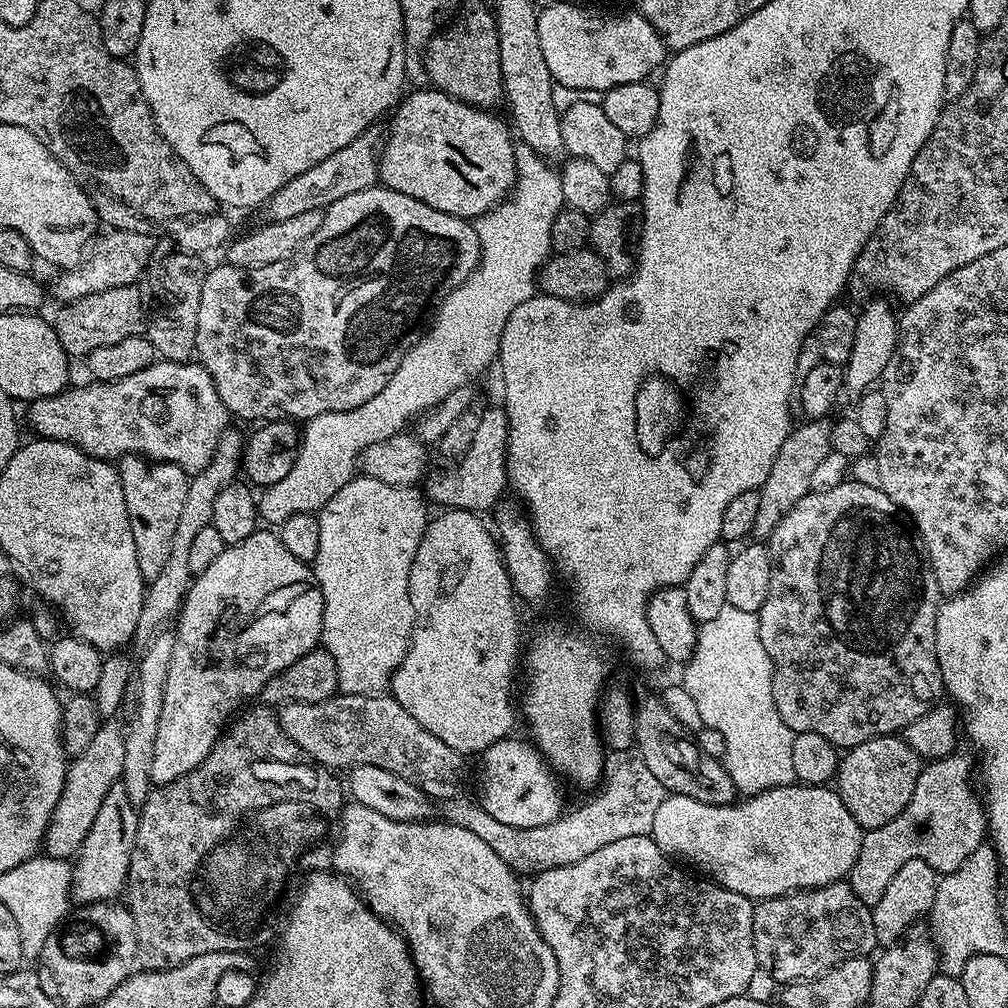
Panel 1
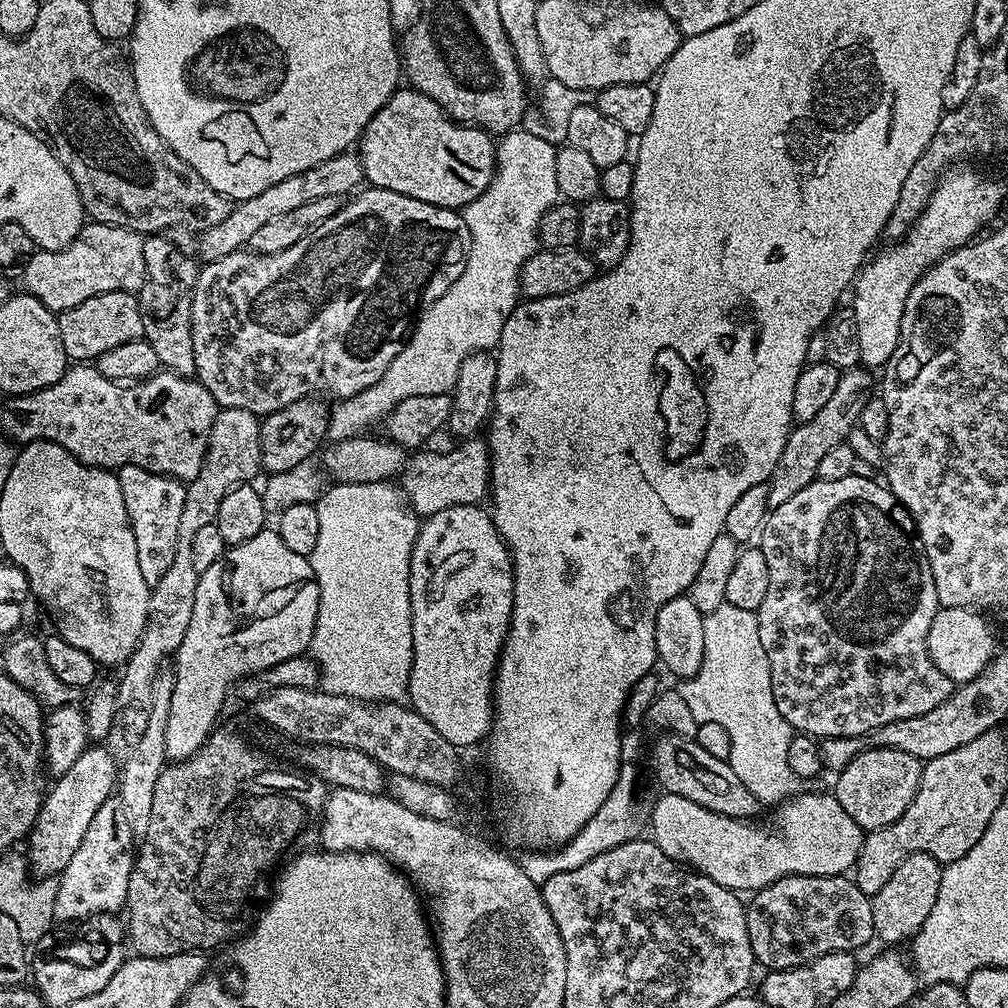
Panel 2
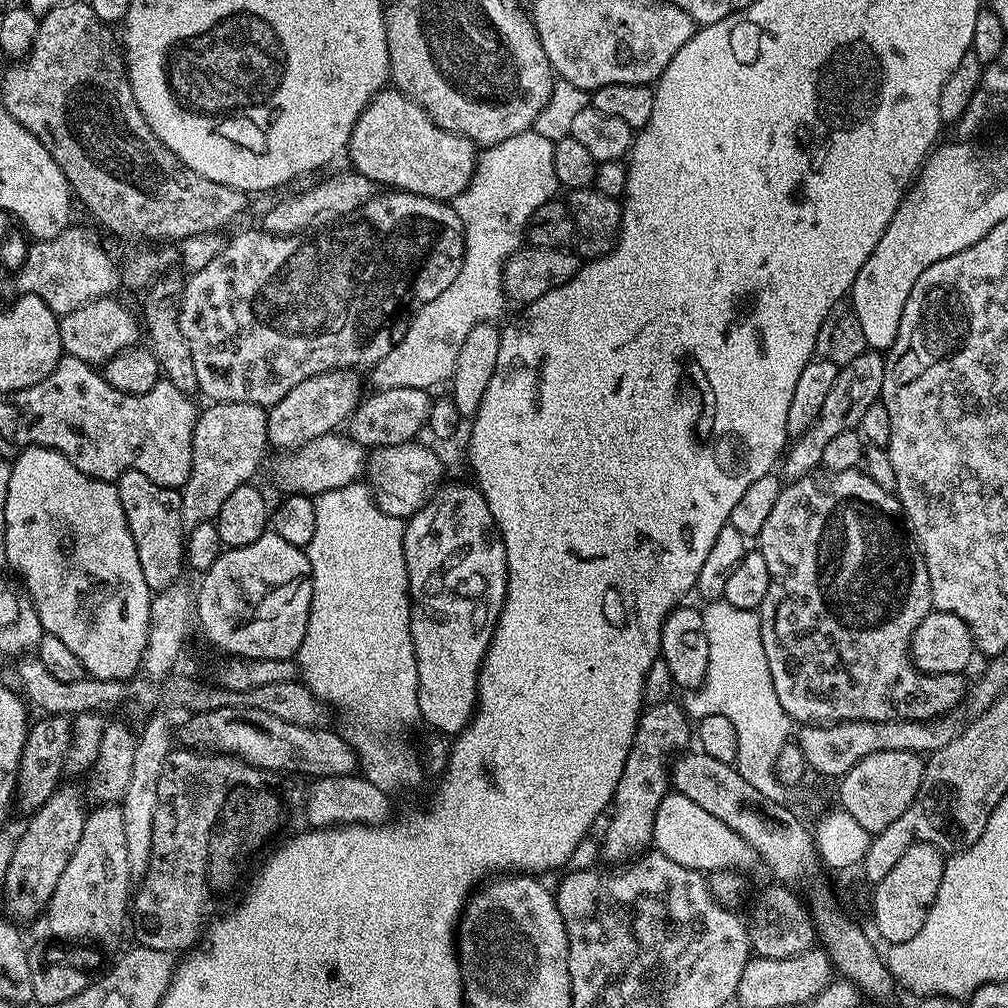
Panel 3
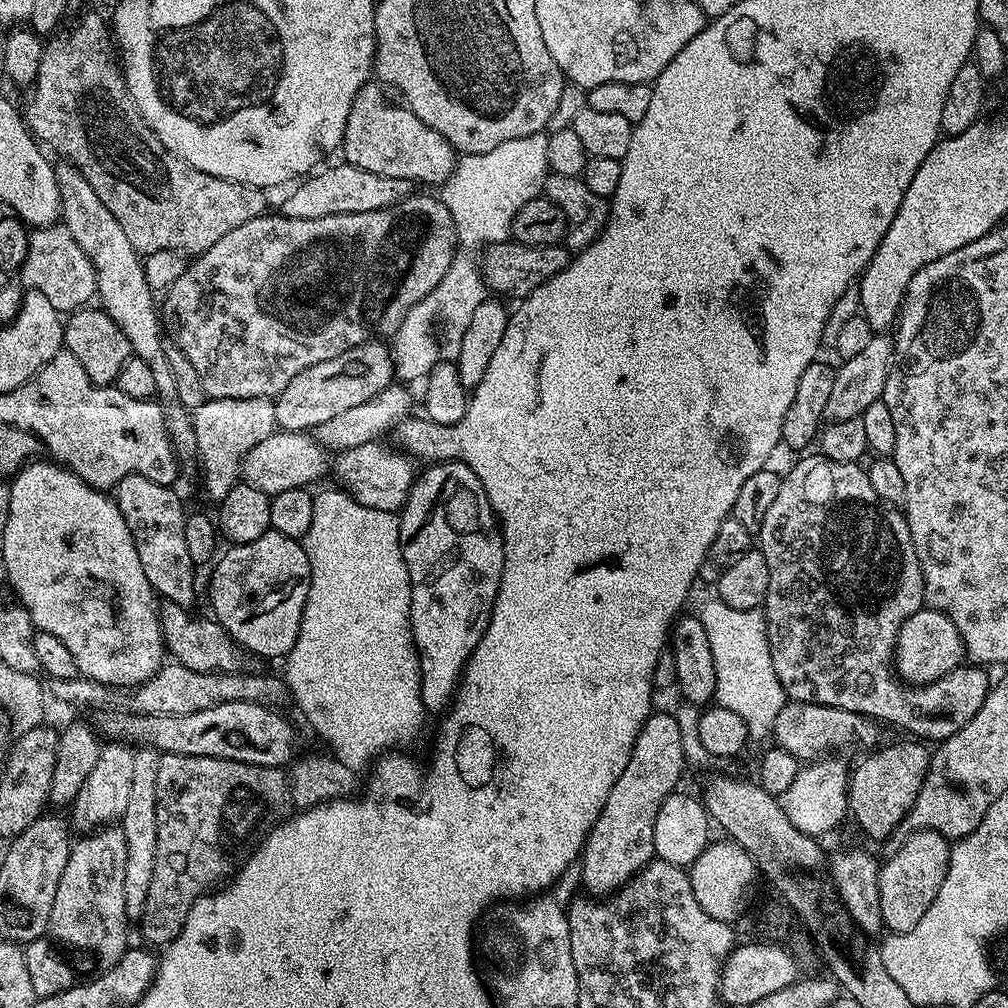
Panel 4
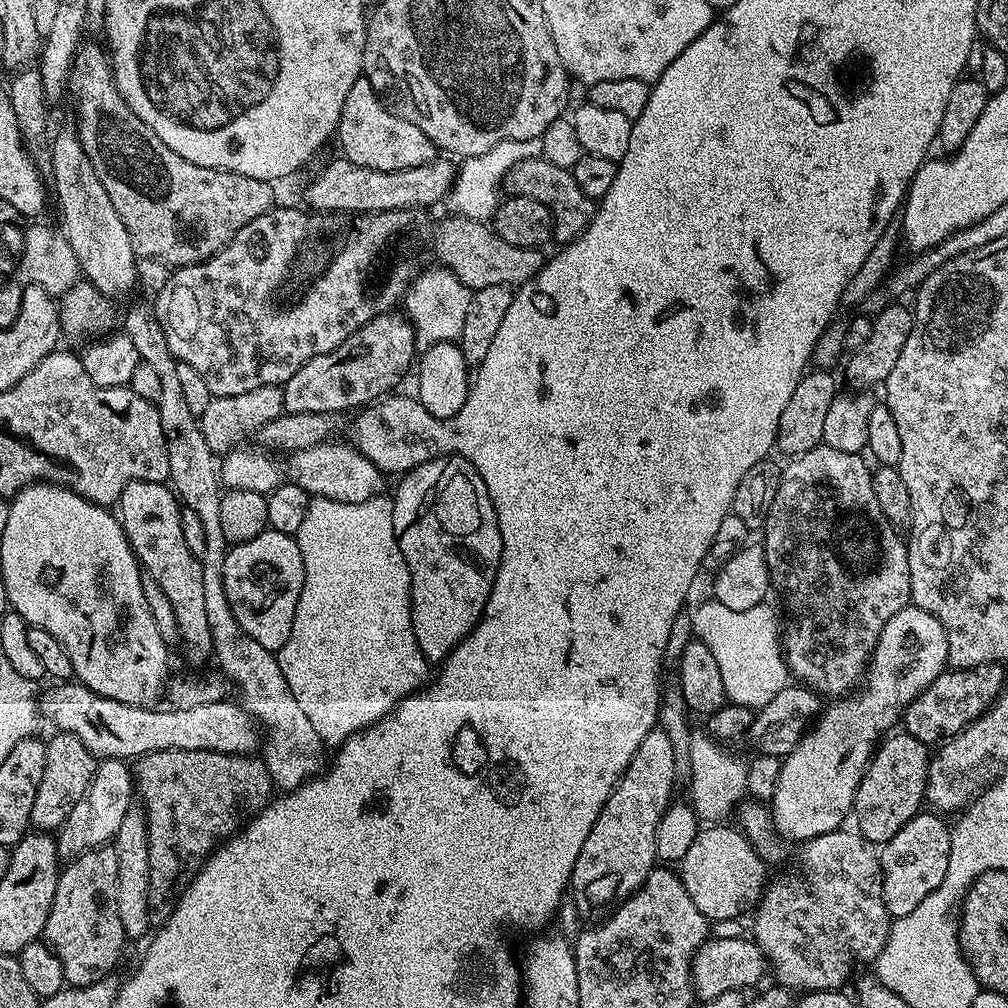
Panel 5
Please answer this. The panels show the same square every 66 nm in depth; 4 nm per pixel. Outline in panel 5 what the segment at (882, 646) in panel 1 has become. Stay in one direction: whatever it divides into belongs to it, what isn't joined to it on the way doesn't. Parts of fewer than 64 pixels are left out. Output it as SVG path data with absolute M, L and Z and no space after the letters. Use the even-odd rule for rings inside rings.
M821 446L789 459L788 465L786 463L783 465L778 494L774 498L774 506L770 506L770 514L764 519L762 529L762 535L764 535L762 547L768 563L768 579L771 587L775 591L776 588L780 591L780 596L784 599L784 608L788 611L788 621L784 620L782 624L784 661L788 664L789 673L793 677L800 676L801 685L807 686L825 697L828 695L828 698L843 697L857 687L858 681L865 675L868 661L872 659L872 652L876 649L876 643L882 634L884 624L890 622L890 618L894 618L894 614L898 614L898 610L909 607L912 598L908 545L905 537L893 528L882 514L882 509L877 503L877 495L874 494L872 472L864 465L864 458L863 455L855 452L843 452ZM989 662L973 668L948 670L937 675L933 679L936 681L929 688L927 685L921 690L904 709L903 731L929 746L956 736L961 730L971 726L982 713L988 711L992 703L1000 697L1000 693L1005 691L1004 668L1003 663Z

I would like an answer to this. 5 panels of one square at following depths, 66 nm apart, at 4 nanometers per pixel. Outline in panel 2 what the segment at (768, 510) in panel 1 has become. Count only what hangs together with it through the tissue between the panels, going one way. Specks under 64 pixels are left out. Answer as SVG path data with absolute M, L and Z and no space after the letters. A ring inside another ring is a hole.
M863 366L843 369L838 378L838 387L834 389L834 394L826 402L826 406L822 406L822 410L818 410L814 418L793 427L782 450L782 458L778 458L778 466L774 466L772 479L767 481L769 509L782 506L782 502L787 502L811 480L817 479L816 471L825 454L834 450L834 446L847 441L852 428L859 425L862 406L870 398L871 392L868 391L872 388L872 376L873 373Z

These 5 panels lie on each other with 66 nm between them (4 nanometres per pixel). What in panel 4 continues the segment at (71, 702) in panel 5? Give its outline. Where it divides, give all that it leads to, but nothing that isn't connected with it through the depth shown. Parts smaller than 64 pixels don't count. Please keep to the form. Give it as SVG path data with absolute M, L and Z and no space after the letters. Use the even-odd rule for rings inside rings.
M235 700L194 714L140 716L131 710L100 710L95 713L94 724L105 737L108 735L109 741L147 746L161 754L226 758L263 768L283 769L297 759L296 732L291 722L276 712L279 711L267 704Z

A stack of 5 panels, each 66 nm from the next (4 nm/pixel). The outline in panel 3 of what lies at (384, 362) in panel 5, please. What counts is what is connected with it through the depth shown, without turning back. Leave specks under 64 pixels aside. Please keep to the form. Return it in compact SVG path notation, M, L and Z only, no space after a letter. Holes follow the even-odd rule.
M338 368L334 372L323 372L314 378L306 378L306 382L300 382L298 386L294 386L294 390L290 390L290 394L286 394L286 398L282 398L282 402L267 409L269 445L272 448L280 448L276 450L295 450L303 446L307 440L324 436L328 432L336 432L339 424L343 425L351 417L362 400L360 380L355 375L359 376L355 371Z

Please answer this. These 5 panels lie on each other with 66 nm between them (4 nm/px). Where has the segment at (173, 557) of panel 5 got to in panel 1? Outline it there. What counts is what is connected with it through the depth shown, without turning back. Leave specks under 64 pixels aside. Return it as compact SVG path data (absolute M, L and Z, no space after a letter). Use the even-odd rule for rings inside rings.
M121 456L118 471L122 482L122 494L126 498L126 514L130 518L130 534L134 534L138 570L145 582L151 582L165 569L165 563L170 562L170 550L174 550L174 534L178 518L181 517L182 506L185 505L190 476L178 466L153 462L143 456Z

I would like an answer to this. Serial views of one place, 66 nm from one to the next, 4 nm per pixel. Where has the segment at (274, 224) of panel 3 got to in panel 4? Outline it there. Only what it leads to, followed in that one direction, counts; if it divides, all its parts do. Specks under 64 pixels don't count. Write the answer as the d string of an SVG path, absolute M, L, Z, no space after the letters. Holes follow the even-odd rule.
M347 162L339 163L333 168L321 167L315 174L301 179L284 200L283 215L290 218L326 218L334 214L362 214L366 210L382 210L397 204L413 191L411 180L386 178L382 174L370 174L370 170L362 170Z

